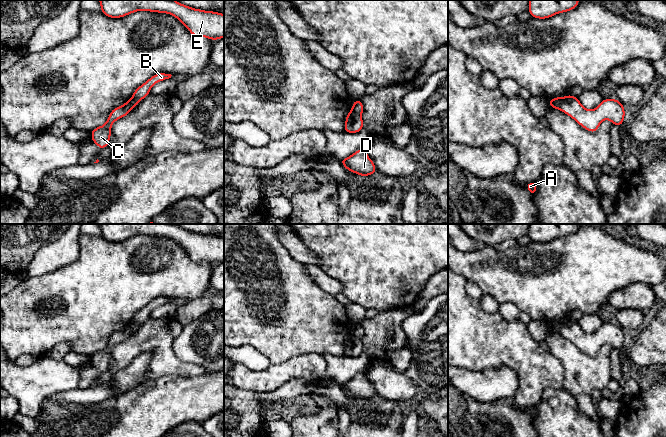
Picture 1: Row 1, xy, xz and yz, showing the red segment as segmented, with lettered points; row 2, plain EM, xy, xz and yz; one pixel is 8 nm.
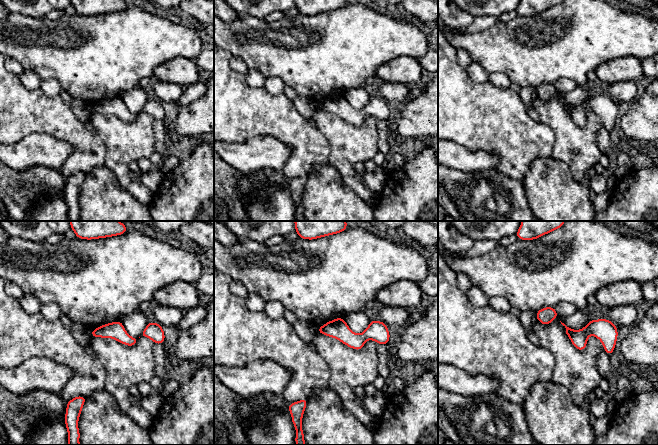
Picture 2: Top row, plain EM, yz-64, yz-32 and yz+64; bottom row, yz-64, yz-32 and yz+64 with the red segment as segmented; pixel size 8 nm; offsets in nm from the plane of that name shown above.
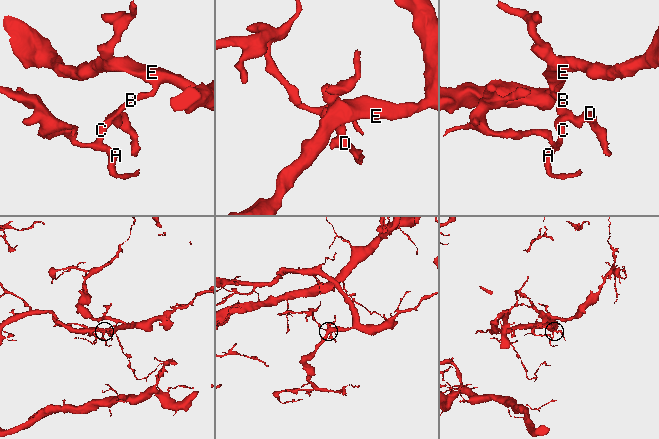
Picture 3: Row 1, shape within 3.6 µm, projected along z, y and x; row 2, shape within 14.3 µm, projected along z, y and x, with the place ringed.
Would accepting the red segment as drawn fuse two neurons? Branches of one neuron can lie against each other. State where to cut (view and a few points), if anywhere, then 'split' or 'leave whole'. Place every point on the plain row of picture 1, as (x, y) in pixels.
cut yz (563, 321), (557, 332); split

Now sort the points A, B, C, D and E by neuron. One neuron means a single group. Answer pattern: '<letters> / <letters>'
A C D / B E

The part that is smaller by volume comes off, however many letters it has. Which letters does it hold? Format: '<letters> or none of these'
A, C, D

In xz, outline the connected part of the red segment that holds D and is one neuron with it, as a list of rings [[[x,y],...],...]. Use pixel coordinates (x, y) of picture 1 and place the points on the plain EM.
[[[358,373],[349,381],[340,384],[340,386],[347,394],[362,401],[376,397],[376,390],[365,373]]]

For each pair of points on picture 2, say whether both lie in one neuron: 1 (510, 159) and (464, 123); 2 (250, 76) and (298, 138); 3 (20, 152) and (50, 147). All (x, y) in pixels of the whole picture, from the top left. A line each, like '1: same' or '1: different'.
1: same
2: different
3: same

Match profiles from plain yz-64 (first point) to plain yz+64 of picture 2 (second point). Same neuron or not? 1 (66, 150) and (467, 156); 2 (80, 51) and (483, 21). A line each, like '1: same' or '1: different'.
1: same
2: different

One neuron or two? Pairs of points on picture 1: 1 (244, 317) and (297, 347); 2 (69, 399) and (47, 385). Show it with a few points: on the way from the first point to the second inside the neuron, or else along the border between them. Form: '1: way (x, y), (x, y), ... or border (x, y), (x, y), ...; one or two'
1: way (257, 322), (264, 327), (277, 327), (284, 334); one
2: border (77, 387), (71, 390), (52, 393), (47, 398); two

